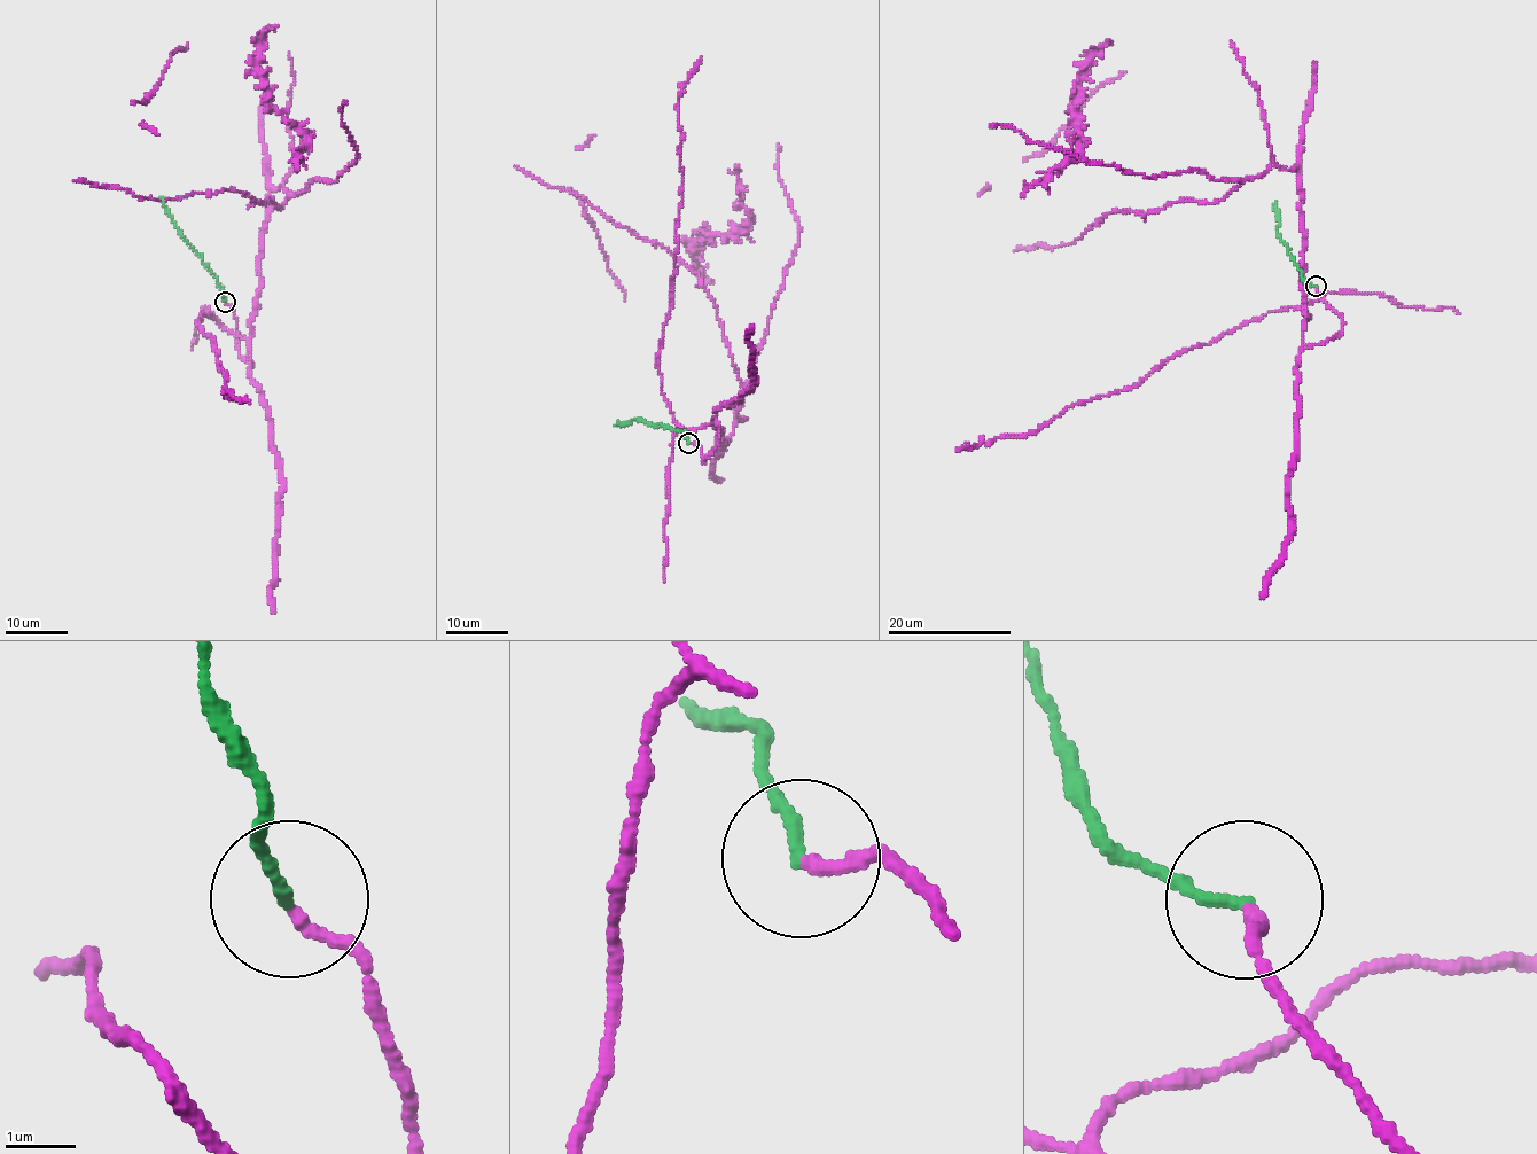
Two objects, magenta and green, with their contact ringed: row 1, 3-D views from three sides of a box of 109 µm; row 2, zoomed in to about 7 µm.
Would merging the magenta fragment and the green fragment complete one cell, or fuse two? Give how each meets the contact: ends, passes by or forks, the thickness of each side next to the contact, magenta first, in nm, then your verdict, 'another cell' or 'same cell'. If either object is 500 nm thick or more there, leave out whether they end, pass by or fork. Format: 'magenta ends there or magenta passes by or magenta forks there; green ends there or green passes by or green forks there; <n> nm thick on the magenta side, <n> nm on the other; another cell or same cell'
magenta ends there; green ends there; 170 nm thick on the magenta side, 160 nm on the other; same cell

